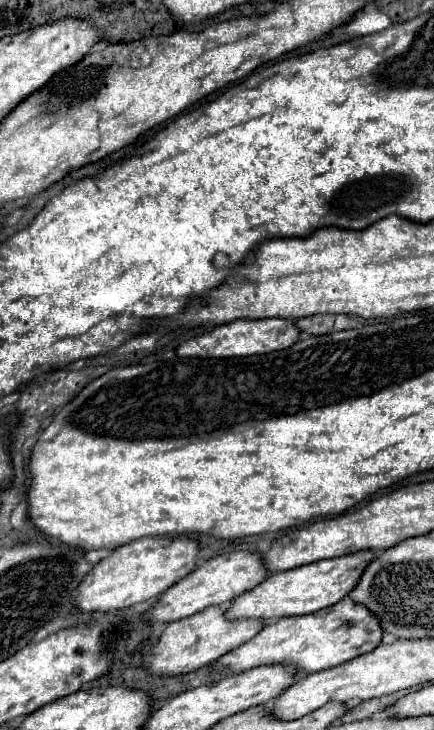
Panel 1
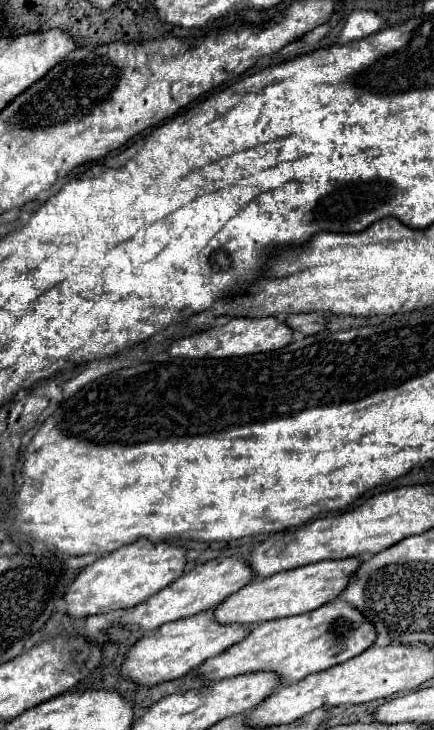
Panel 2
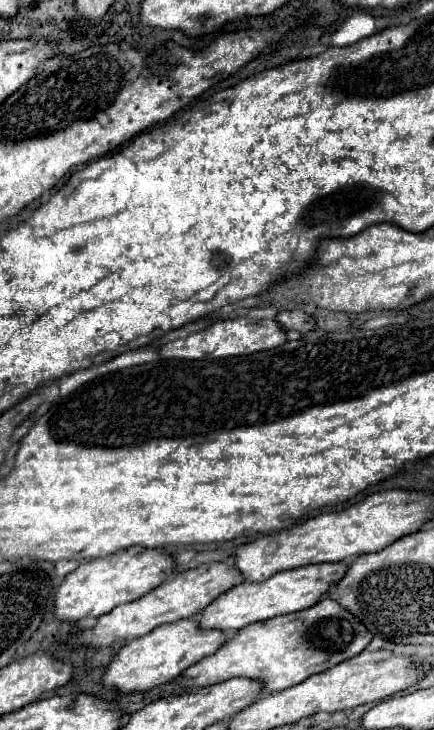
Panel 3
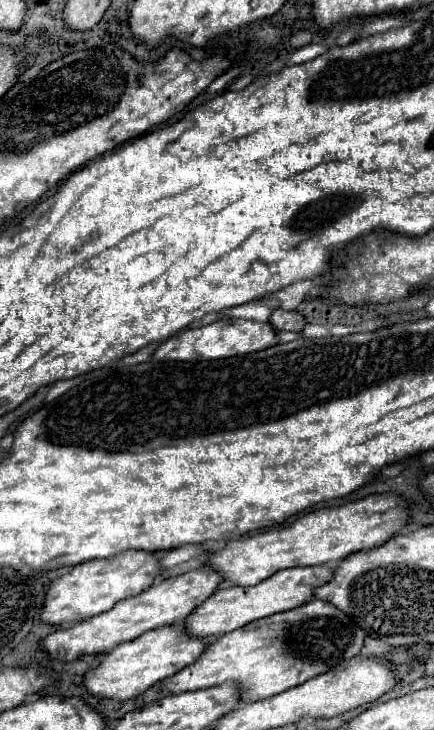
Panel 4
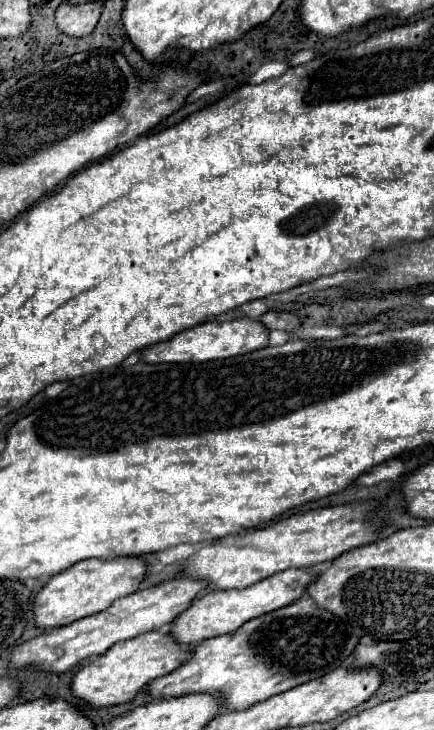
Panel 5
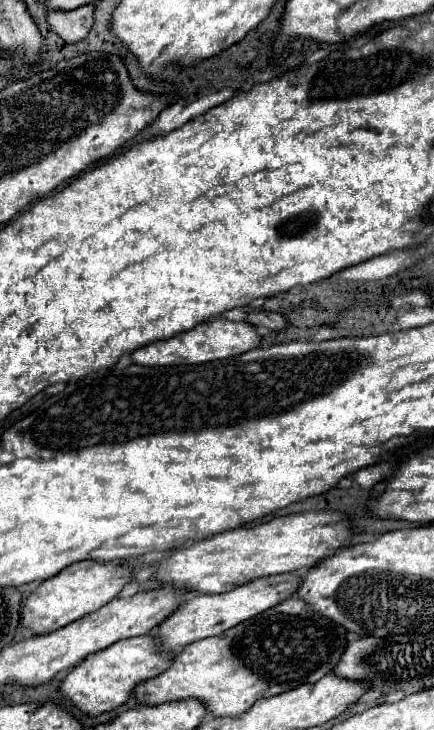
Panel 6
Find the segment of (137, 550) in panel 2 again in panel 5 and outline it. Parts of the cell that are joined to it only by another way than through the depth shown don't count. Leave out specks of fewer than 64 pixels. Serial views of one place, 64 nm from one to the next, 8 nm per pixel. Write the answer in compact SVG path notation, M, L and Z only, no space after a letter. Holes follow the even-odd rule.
M116 558L116 560L82 560L68 570L50 578L50 582L34 598L34 622L42 630L68 626L74 620L92 616L108 608L116 598L132 594L144 580L146 564L138 558Z

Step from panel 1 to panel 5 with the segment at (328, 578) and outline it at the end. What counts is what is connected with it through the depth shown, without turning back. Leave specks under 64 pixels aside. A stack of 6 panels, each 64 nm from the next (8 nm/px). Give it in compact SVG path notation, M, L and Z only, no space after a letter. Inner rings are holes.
M292 568L292 570L278 572L274 576L268 576L242 590L210 590L204 596L196 598L188 606L188 610L184 610L168 626L168 634L182 646L196 646L198 642L202 642L206 638L228 634L252 618L258 618L262 614L268 614L272 610L278 610L282 606L288 606L294 600L298 600L304 594L304 590L312 578L314 578L314 574L310 574L308 570Z

